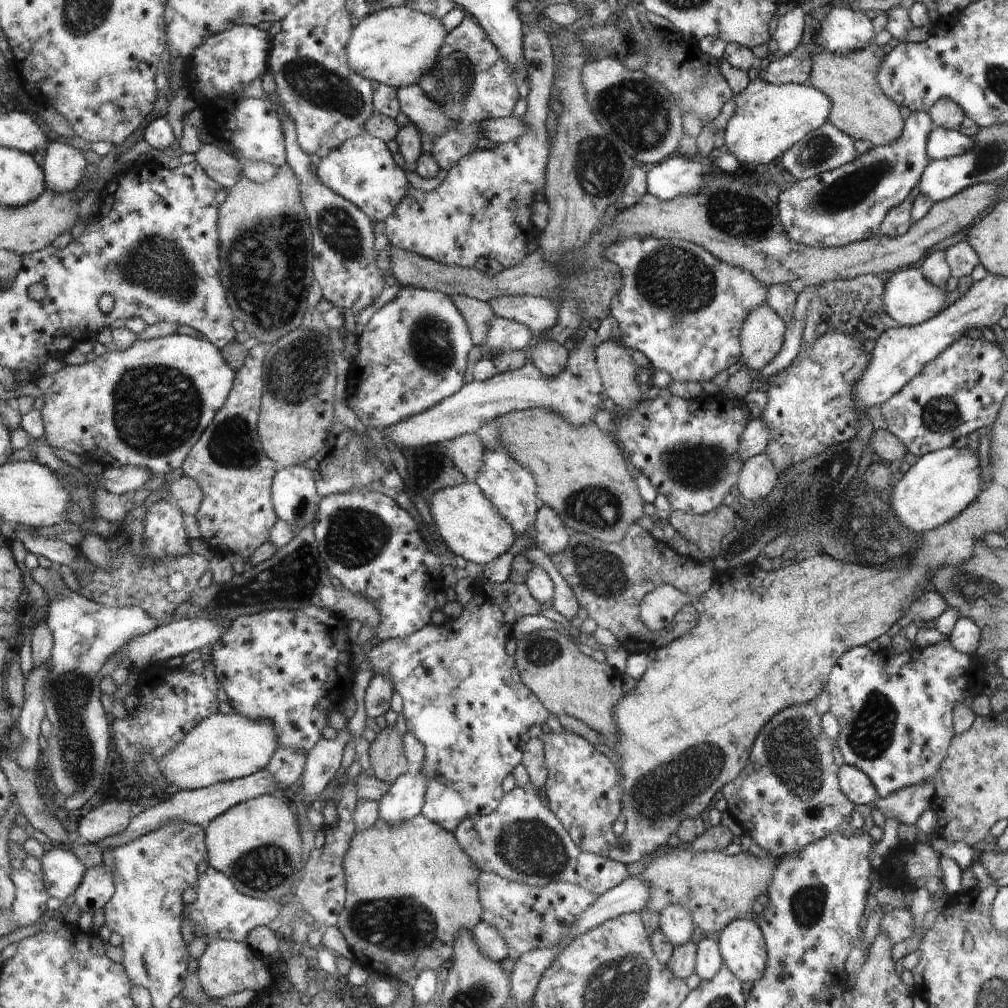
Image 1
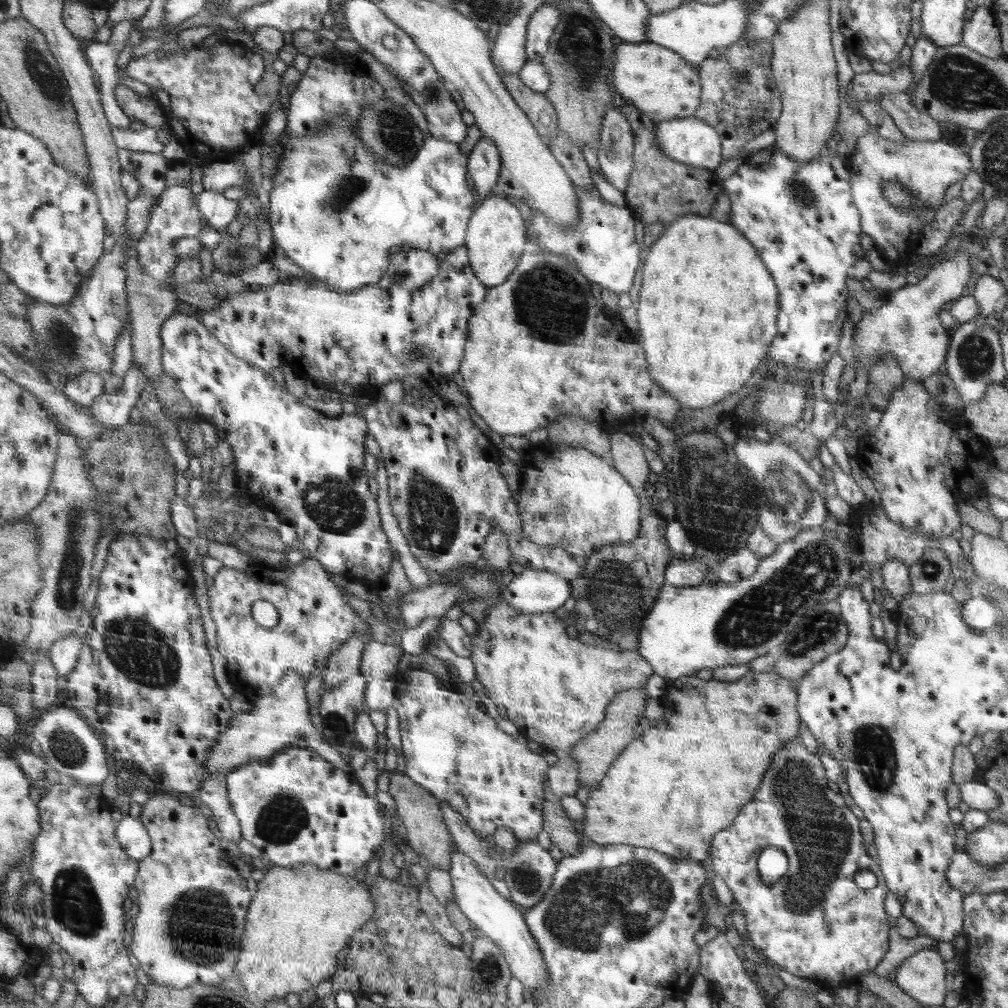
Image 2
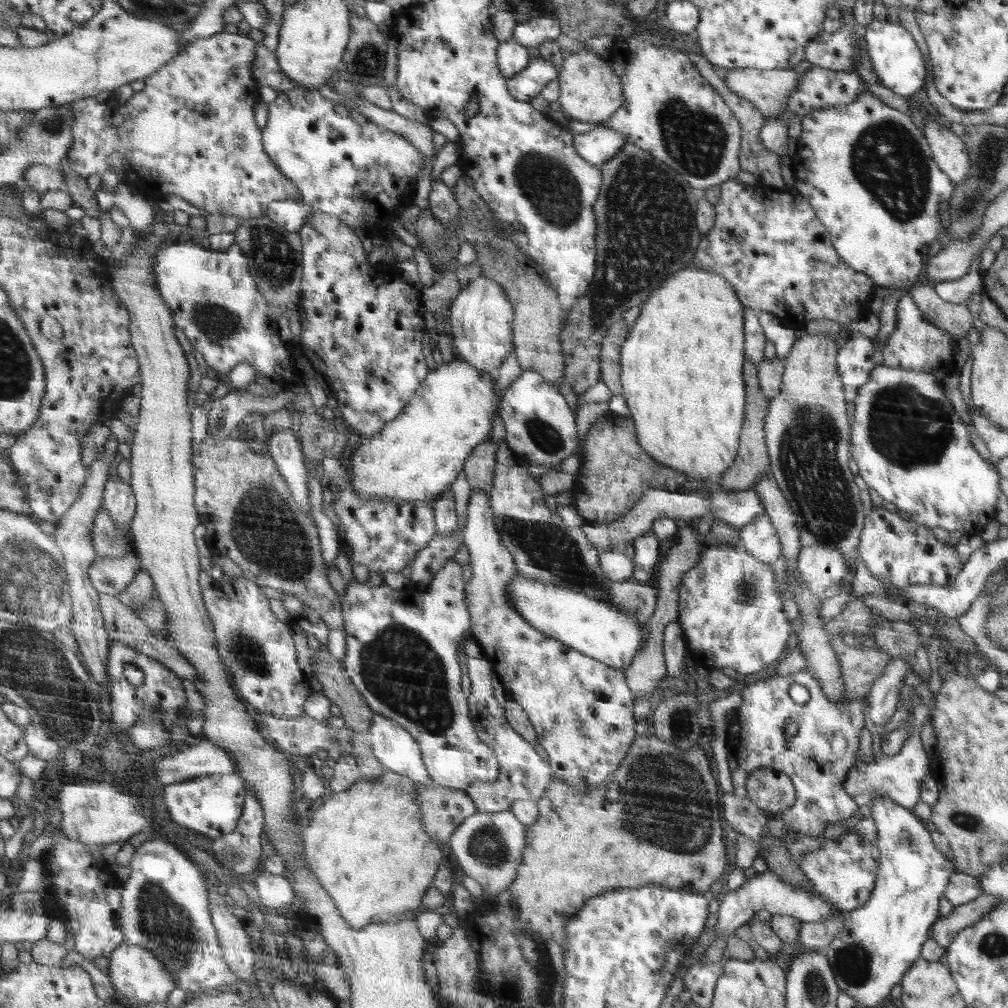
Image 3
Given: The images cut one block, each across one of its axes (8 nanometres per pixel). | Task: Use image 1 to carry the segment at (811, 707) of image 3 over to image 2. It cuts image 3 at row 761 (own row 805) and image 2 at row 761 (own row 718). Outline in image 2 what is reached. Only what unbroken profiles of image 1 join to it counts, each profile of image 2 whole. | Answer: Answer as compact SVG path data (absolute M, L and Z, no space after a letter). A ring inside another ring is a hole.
M792 740L787 744L786 748L780 751L780 756L776 756L776 764L772 764L772 772L768 772L768 776L764 776L764 788L760 788L760 792L756 792L756 800L752 800L752 804L746 804L746 808L742 808L741 812L735 816L734 822L730 827L725 828L715 835L712 851L709 856L712 858L712 870L715 874L722 877L728 888L733 892L733 902L742 908L746 919L746 928L749 934L749 939L752 940L754 946L766 955L768 960L778 964L782 970L794 974L794 976L811 978L818 982L827 981L830 985L844 984L843 986L857 986L862 976L862 972L874 970L877 964L883 959L883 956L888 952L888 914L884 914L884 900L888 894L883 874L878 868L878 863L870 860L870 856L866 854L866 848L862 844L862 834L858 828L858 820L852 814L850 808L842 802L840 796L836 796L830 788L828 788L828 778L824 776L825 768L822 768L820 760L816 756L812 756L804 746L801 740ZM776 846L786 854L789 859L789 867L787 871L780 877L778 882L774 884L766 884L762 882L757 869L757 861L759 855L766 847ZM860 870L871 870L877 876L878 884L876 887L865 891L856 885L854 882L854 874Z

